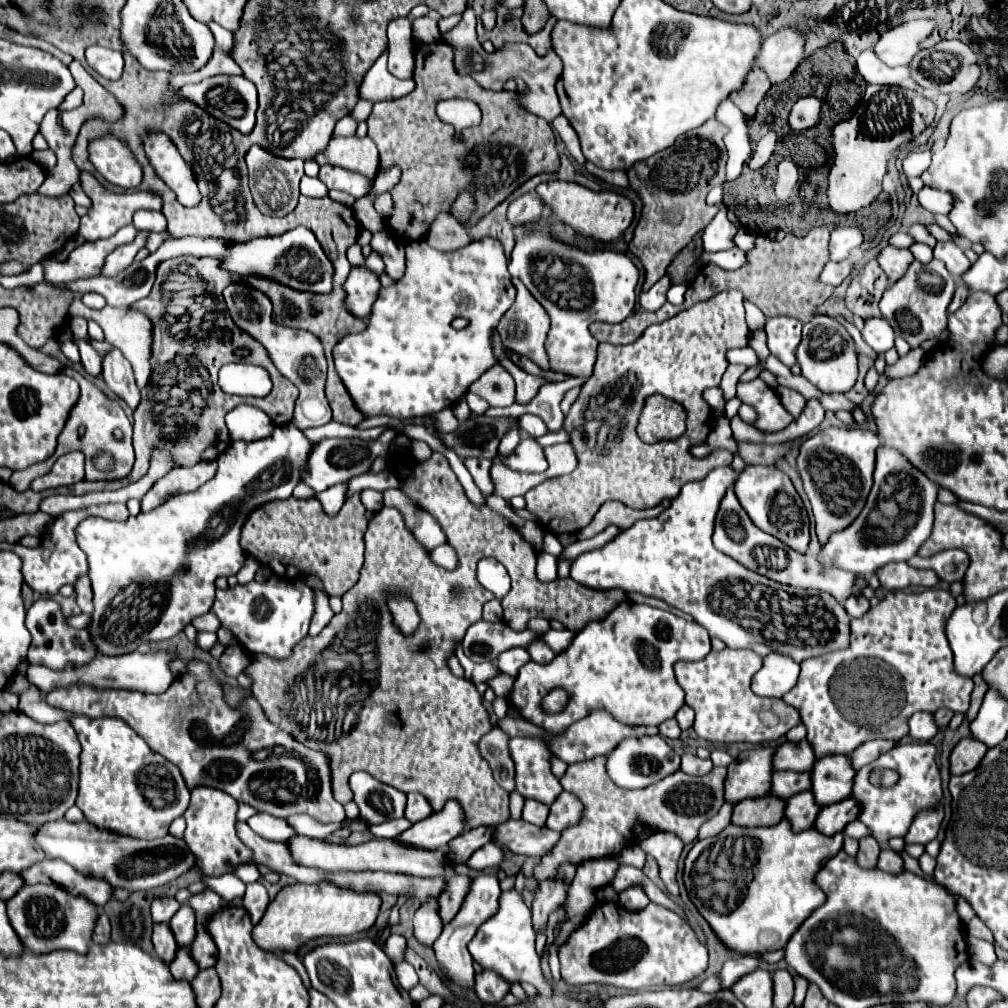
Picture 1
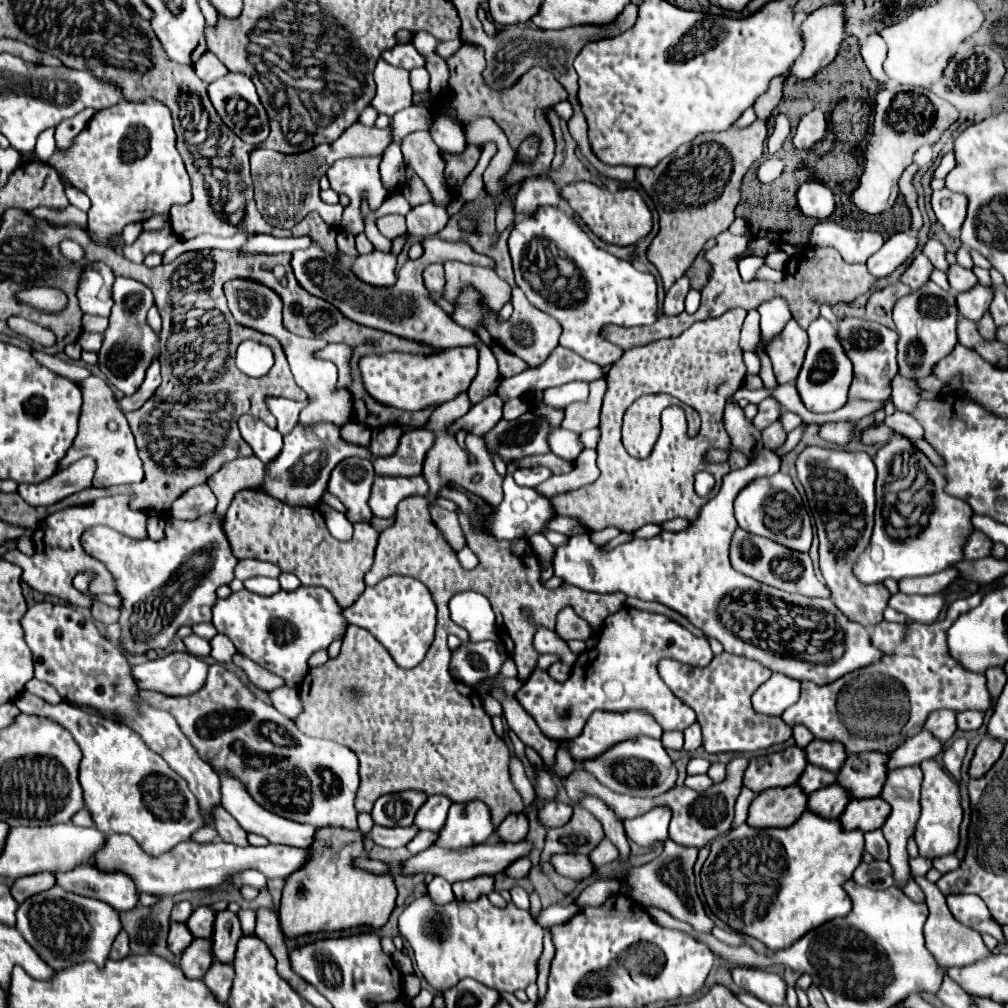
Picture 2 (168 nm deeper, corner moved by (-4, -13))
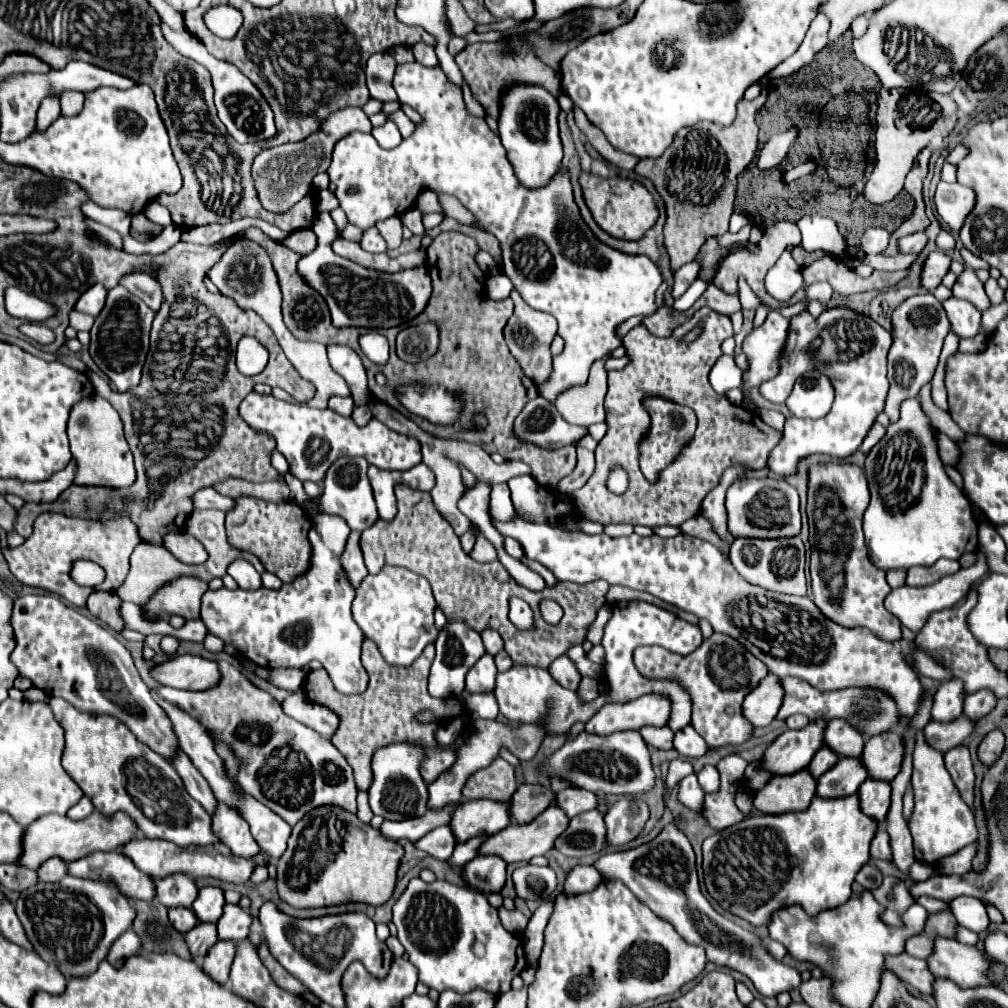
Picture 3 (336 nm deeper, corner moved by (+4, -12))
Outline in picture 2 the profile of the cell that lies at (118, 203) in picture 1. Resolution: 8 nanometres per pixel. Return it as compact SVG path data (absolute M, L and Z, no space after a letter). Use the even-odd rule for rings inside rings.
M120 101L114 107L96 111L96 115L88 121L82 133L74 139L74 145L68 153L56 151L48 165L52 165L60 175L64 175L76 189L86 193L92 201L88 211L88 235L94 243L110 247L112 241L122 235L124 225L142 223L154 215L168 213L172 205L184 205L192 201L190 193L190 177L184 169L184 161L174 147L176 135L172 129L170 111L164 109L160 101L144 101L144 103L126 103Z

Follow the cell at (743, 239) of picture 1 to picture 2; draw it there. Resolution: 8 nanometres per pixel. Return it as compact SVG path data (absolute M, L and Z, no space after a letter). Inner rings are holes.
M776 251L765 256L765 264L776 270L783 270L790 257L790 255L783 251Z

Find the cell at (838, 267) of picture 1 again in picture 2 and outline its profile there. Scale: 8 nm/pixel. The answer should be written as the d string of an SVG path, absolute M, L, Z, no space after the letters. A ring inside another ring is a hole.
M896 233L884 243L884 247L878 253L874 253L866 261L866 267L874 277L884 277L892 273L900 263L904 263L914 253L914 249L916 249L916 235Z

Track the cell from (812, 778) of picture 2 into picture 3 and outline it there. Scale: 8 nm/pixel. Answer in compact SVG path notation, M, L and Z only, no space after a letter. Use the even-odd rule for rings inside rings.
M822 746L822 748L816 752L816 756L812 758L808 770L810 770L810 774L812 774L814 778L820 778L826 770L830 770L830 768L838 762L838 758L840 758L840 756L838 756L836 752L832 752L832 748Z

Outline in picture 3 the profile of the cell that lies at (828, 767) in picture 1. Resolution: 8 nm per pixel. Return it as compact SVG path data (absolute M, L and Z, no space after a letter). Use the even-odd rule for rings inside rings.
M886 732L870 738L862 754L870 778L886 782L896 778L902 766L902 758L904 758L904 738L902 734L896 732Z

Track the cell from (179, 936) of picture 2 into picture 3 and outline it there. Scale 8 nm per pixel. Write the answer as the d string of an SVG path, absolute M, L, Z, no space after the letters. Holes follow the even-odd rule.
M170 908L168 916L170 916L170 922L174 924L174 928L180 932L188 932L190 928L194 928L198 924L192 908Z

